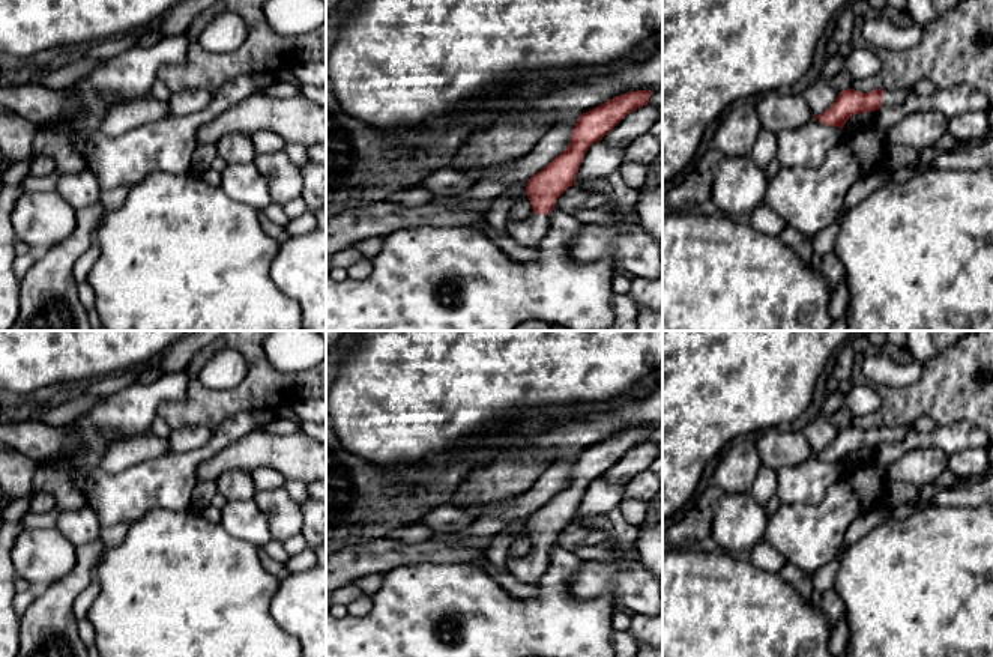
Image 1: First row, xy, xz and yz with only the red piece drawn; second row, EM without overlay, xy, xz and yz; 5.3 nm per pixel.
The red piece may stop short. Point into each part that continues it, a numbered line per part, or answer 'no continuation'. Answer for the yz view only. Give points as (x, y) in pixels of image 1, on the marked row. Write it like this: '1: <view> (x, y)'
1: yz (893, 98)

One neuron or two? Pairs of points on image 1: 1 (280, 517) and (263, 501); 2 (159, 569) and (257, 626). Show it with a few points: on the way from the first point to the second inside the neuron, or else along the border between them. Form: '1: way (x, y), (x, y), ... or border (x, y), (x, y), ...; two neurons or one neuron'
1: way (275, 513), (268, 505); one neuron
2: way (184, 593), (217, 626), (233, 626); one neuron

